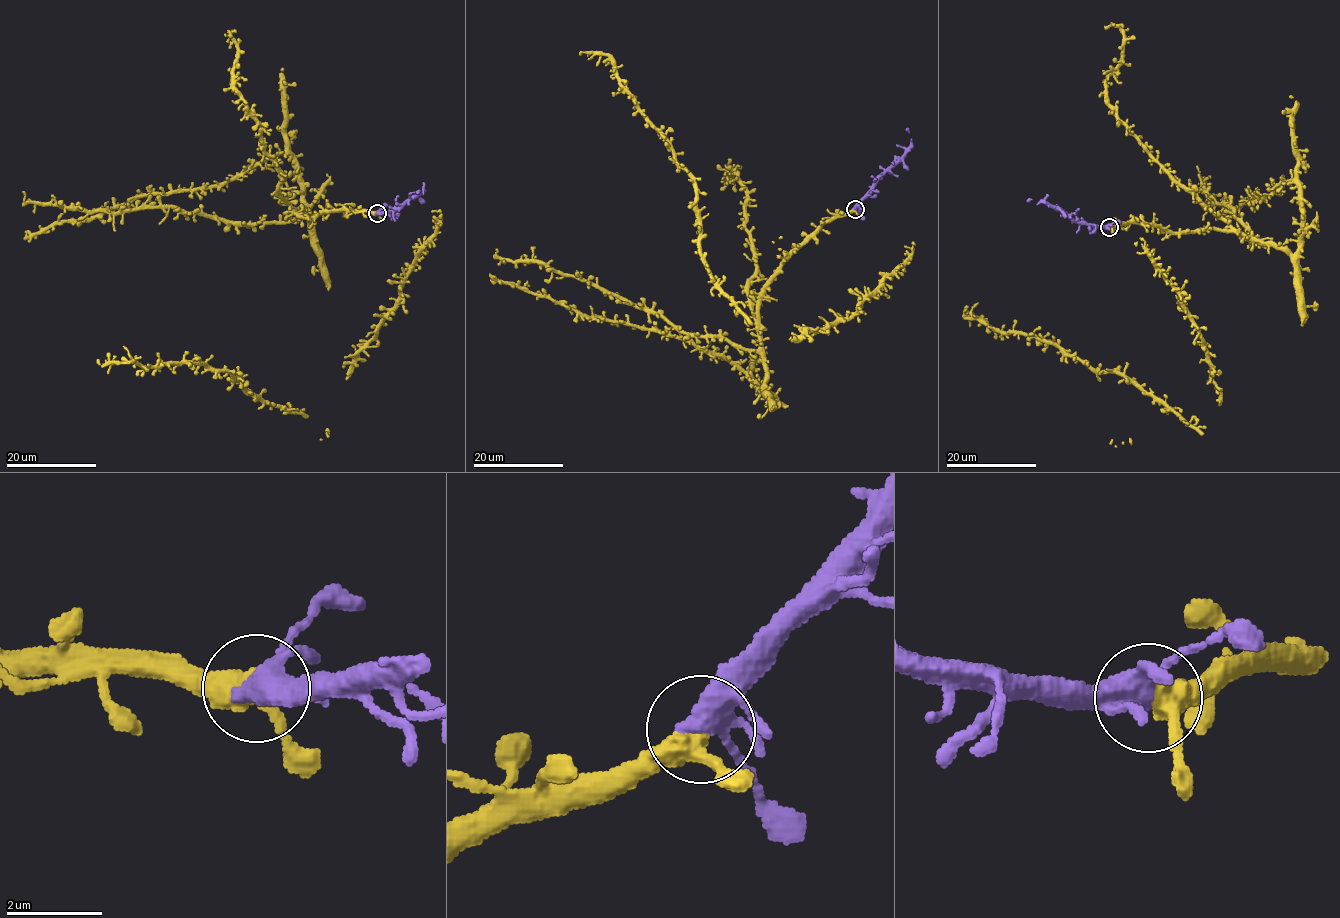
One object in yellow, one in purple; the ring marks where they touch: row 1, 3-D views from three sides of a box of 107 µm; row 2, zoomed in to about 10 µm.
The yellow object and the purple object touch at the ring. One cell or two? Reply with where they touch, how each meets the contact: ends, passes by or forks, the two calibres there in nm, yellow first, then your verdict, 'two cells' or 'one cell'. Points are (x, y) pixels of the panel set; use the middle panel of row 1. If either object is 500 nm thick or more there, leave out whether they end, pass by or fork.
place (855, 209); yellow passes by; purple forks; calibres 400 and 360 nm; one cell

